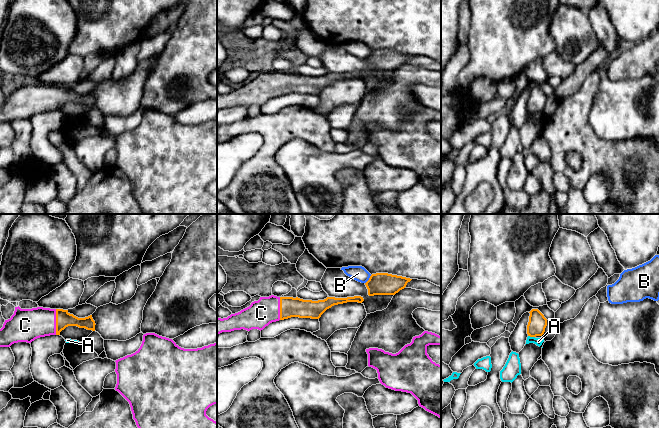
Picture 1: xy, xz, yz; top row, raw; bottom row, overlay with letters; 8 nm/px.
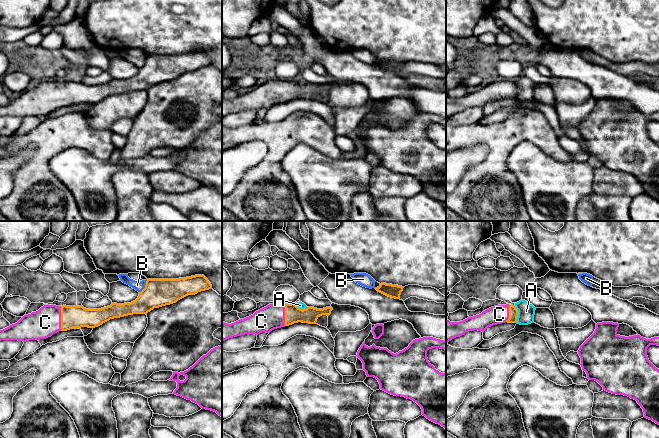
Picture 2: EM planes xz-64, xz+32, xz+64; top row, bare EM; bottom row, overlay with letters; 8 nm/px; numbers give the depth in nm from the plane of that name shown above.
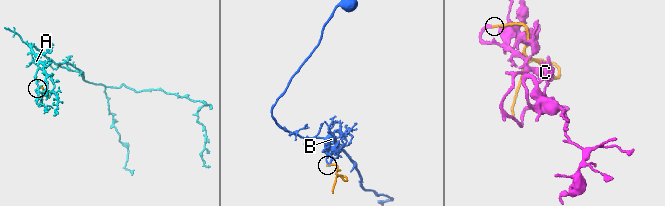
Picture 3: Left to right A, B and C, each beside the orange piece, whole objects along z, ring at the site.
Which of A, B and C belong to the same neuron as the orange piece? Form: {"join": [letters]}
{"join": ["C"]}

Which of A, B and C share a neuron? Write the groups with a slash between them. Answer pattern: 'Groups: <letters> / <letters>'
Groups: A / B / C

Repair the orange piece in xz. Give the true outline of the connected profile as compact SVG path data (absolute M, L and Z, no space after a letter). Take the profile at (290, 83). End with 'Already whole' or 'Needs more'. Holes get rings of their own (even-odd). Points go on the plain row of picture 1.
M361 72L335 74L327 73L324 76L303 76L298 73L260 73L251 81L238 89L231 90L227 94L217 93L217 111L222 108L234 106L252 105L263 106L272 98L288 95L291 93L319 95L321 91L334 81L347 78L364 77Z. Needs more

